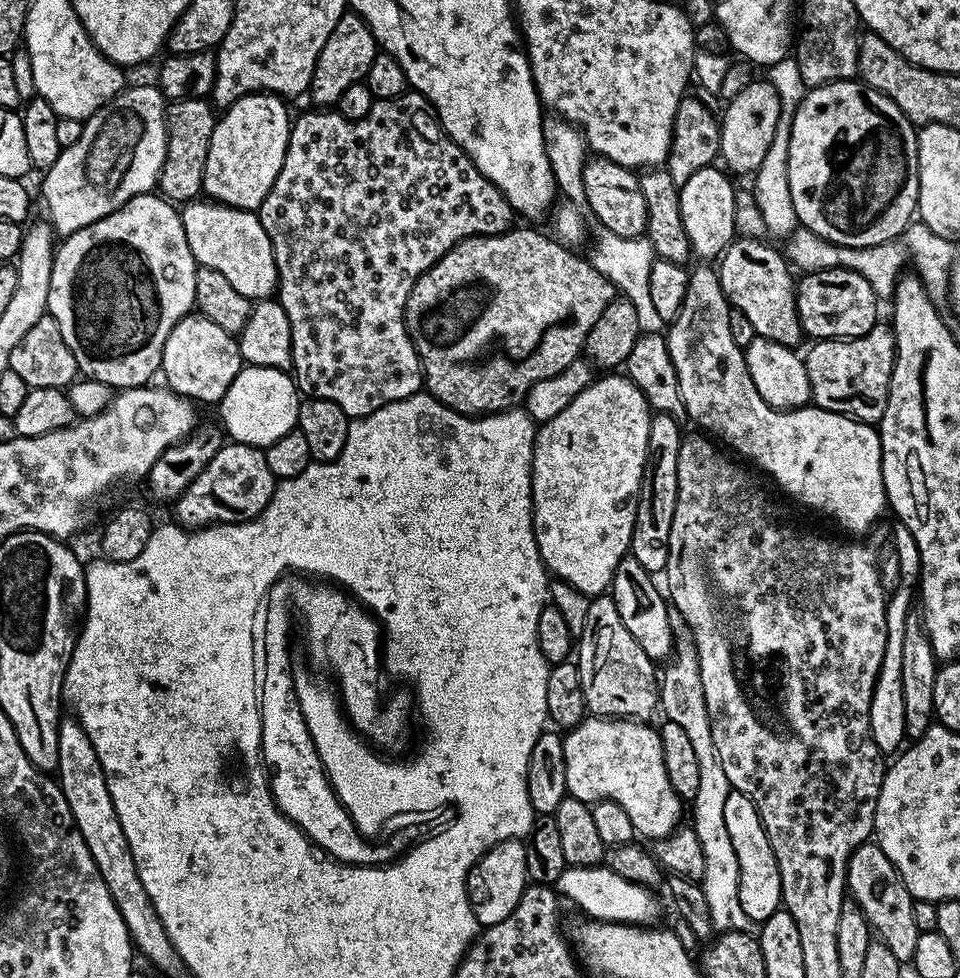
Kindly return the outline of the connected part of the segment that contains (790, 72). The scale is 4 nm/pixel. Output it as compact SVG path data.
M785 58L767 65L766 79L774 86L778 94L778 126L774 130L774 142L770 142L770 150L766 150L766 158L762 158L762 166L754 173L756 180L750 185L752 197L756 199L758 210L764 219L765 229L776 236L787 238L796 231L798 221L794 214L794 198L790 198L790 174L788 173L788 151L790 150L790 126L794 122L794 114L802 102L806 85L802 78L802 70L798 70L795 58Z

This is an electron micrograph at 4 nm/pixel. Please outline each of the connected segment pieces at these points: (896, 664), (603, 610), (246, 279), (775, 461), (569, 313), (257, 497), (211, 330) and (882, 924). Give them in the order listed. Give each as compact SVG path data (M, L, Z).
M897 523L894 530L894 553L899 560L899 582L887 599L887 642L882 666L875 682L874 694L871 695L870 728L871 736L880 752L890 756L897 753L905 743L904 695L902 693L902 647L904 645L905 620L911 613L915 588L920 579L920 555L917 544L902 523Z
M601 594L590 599L585 625L578 637L578 665L580 669L581 690L587 711L593 716L607 716L617 720L651 721L652 711L656 712L660 703L658 668L652 659L630 638L630 630L622 626L618 606L614 606L611 595Z
M197 198L179 209L180 221L186 230L190 254L201 268L218 270L238 294L246 294L250 301L266 300L278 292L280 275L274 262L270 238L259 215L246 208L231 208L207 198Z
M700 264L689 271L682 310L667 325L666 339L670 358L674 358L678 386L682 390L684 416L700 427L697 429L711 434L725 449L733 448L728 450L741 461L749 460L754 467L761 468L790 499L837 520L848 531L845 533L860 534L856 532L871 530L872 523L886 512L888 502L882 482L879 431L871 423L815 406L787 410L771 408L762 394L758 394L754 378L750 378L750 370L744 361L745 349L739 348L730 334L730 305L720 285L719 271L713 265L711 268L708 264Z
M519 226L497 236L471 236L455 244L445 256L434 262L434 266L430 266L430 270L423 272L414 282L404 307L404 325L408 327L412 345L420 355L420 366L424 373L423 387L429 396L464 416L487 416L494 412L507 412L515 409L523 401L534 382L542 382L566 370L566 366L570 366L581 355L586 330L592 328L594 322L598 322L602 310L606 310L606 306L610 306L610 302L617 299L618 293L614 285L594 267L591 259L584 257L583 260L582 257L575 256L571 247L549 236L543 236L532 228Z
M225 443L218 454L210 458L202 474L194 478L192 486L180 493L174 502L175 523L181 528L199 530L213 524L240 524L244 520L252 520L270 502L277 483L270 466L266 466L261 449L248 444Z
M199 314L183 316L178 326L170 330L170 338L166 338L166 346L160 359L160 372L168 379L167 387L176 395L185 396L201 405L219 405L220 399L226 394L226 390L230 390L230 382L234 382L241 367L237 337L226 334L226 330L214 326L214 322Z
M869 842L852 851L852 857L848 859L848 882L846 888L850 893L851 899L855 900L862 910L862 914L867 918L868 925L878 937L879 943L890 946L890 950L894 953L894 958L898 958L902 962L910 962L914 958L914 950L918 950L918 938L921 934L918 930L918 922L914 922L914 901L910 890L906 890L898 870L892 865L890 858L886 858L886 854L880 849L879 844Z

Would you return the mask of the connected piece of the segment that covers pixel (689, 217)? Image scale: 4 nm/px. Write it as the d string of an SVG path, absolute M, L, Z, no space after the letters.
M713 166L698 170L694 178L679 185L680 217L682 226L688 235L690 252L693 257L701 256L704 260L713 259L712 261L715 261L724 249L737 239L736 194L738 188L737 185L732 185L727 178L729 179L719 167Z

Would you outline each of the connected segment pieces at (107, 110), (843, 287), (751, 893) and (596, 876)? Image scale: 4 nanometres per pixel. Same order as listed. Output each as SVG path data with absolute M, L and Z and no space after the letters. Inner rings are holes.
M155 83L136 84L125 87L109 104L102 106L93 116L84 121L82 138L74 146L60 149L58 162L43 173L44 208L48 211L47 223L51 224L55 235L63 238L106 218L114 210L121 208L130 198L151 193L157 187L162 162L166 158L168 131L164 114L166 101Z
M831 268L821 272L809 272L799 277L796 286L796 309L800 325L805 333L816 340L839 340L865 336L878 322L876 316L878 297L858 274L849 268Z
M731 789L724 805L724 821L738 860L740 903L747 916L761 924L764 920L779 911L781 898L781 871L774 856L773 847L762 825L755 802L741 791Z
M597 866L594 868L565 868L563 874L556 879L554 885L557 893L565 901L577 904L583 915L589 920L605 920L611 924L638 924L648 926L660 912L660 904L656 901L657 893L650 888L643 888L634 882L626 882L614 870Z

